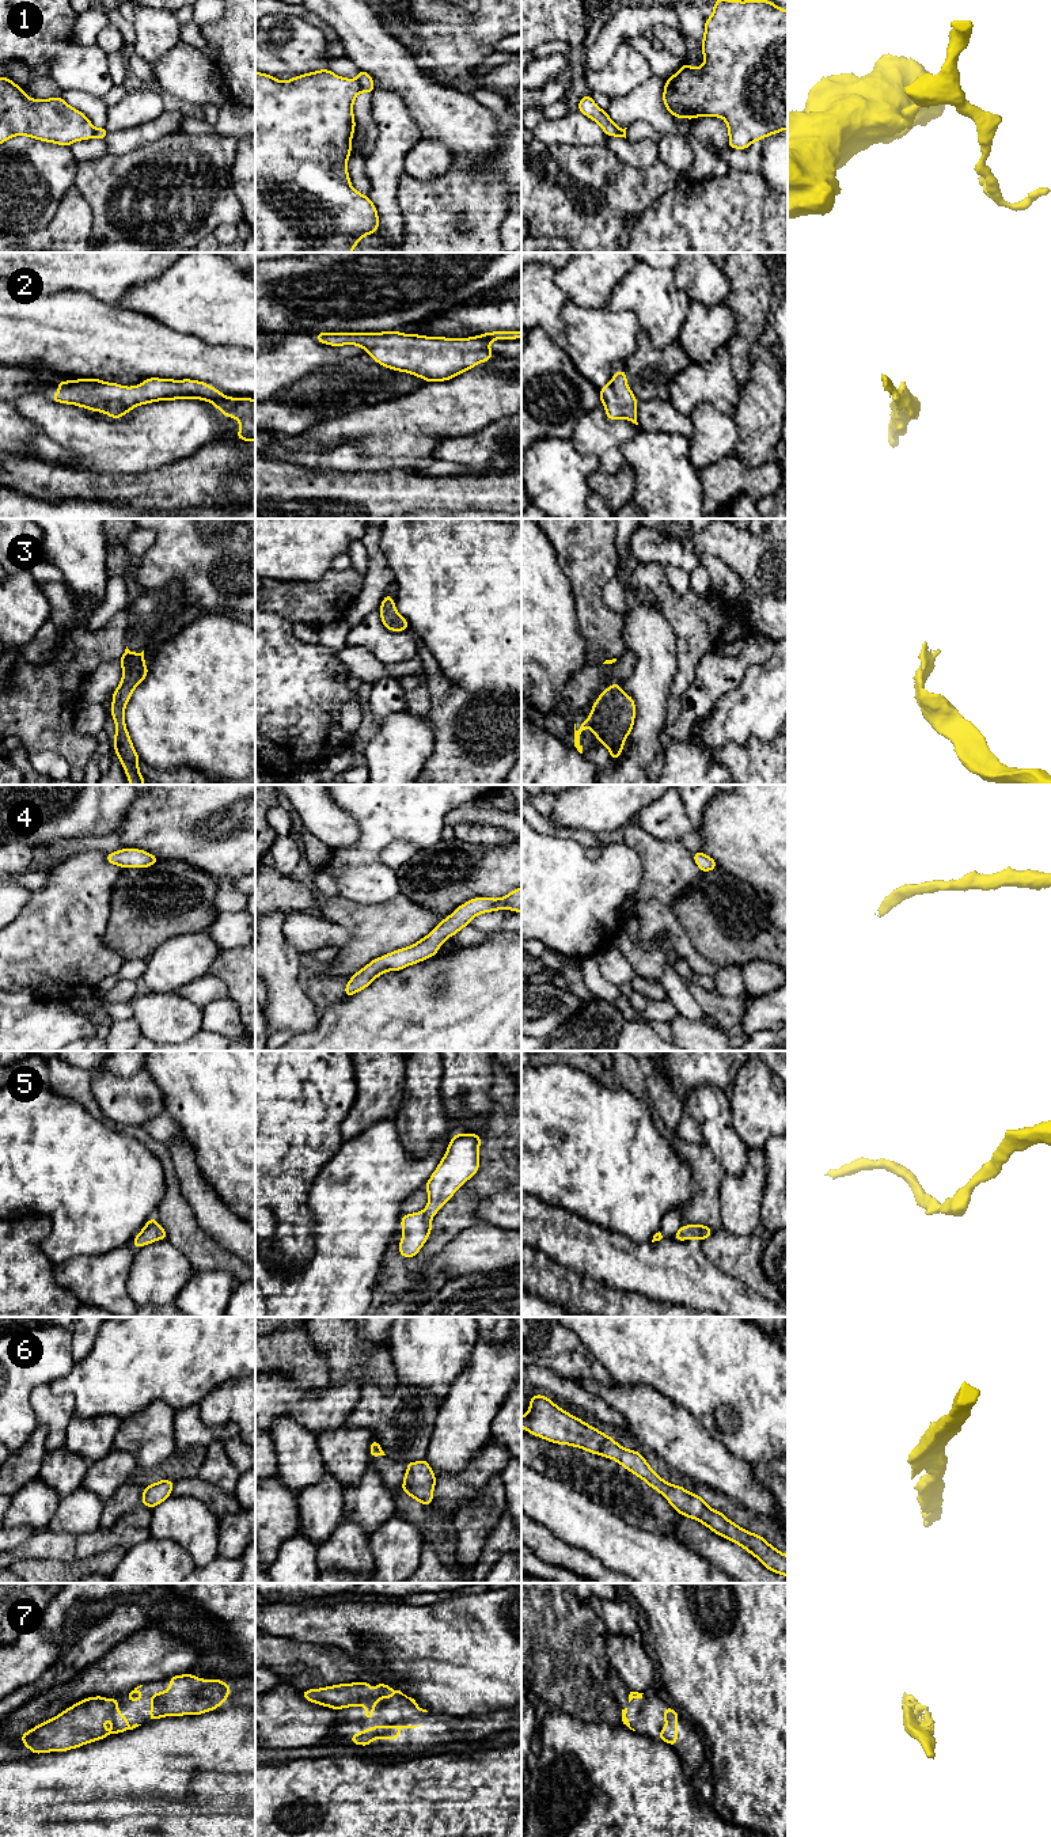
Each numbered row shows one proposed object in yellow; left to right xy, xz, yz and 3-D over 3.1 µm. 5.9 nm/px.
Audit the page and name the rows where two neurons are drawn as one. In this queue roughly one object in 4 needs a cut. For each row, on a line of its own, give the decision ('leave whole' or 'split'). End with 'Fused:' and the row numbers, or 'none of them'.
1: split
2: leave whole
3: leave whole
4: leave whole
5: leave whole
6: leave whole
7: leave whole
Fused: 1

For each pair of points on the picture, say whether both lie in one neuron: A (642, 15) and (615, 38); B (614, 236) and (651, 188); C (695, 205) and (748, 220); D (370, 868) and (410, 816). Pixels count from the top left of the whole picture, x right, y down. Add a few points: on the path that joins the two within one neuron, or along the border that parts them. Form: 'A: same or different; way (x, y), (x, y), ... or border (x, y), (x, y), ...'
A: same; way (636, 21), (622, 31)
B: same; way (614, 223), (614, 219), (637, 196)
C: same; way (709, 219), (735, 220)
D: same; way (370, 853), (395, 824)

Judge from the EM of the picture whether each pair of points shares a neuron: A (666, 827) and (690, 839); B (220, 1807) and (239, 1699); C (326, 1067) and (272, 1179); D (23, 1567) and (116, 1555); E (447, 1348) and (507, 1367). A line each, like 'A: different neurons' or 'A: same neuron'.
A: different neurons
B: different neurons
C: same neuron
D: same neuron
E: different neurons

